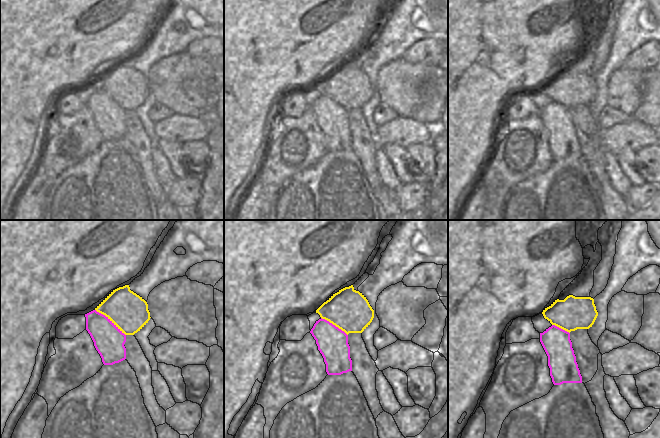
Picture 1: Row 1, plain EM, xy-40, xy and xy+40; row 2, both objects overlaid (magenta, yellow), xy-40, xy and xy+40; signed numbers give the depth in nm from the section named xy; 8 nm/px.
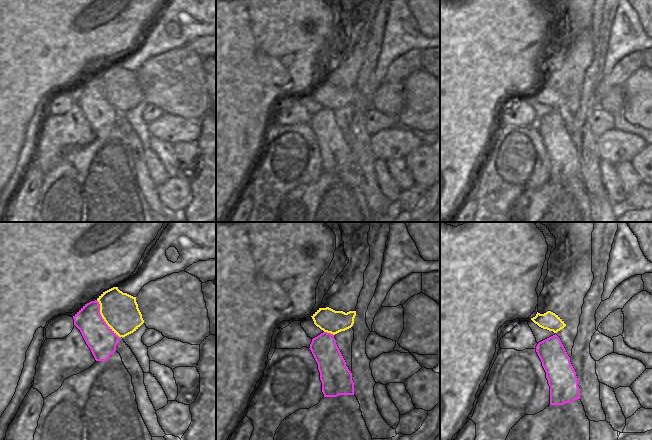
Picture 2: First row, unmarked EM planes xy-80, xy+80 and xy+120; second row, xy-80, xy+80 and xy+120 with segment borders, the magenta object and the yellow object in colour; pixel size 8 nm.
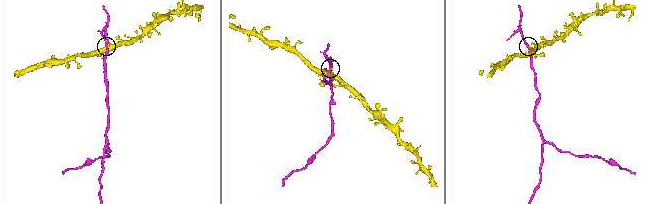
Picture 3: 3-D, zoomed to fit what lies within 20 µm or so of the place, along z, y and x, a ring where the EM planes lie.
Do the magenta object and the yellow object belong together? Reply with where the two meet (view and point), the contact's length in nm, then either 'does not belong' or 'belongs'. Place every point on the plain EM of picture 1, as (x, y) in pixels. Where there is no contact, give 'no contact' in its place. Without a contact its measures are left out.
xy-40 (109, 96) | 320 nm | does not belong

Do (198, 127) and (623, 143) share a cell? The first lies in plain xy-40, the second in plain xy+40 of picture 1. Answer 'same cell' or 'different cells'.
same cell

